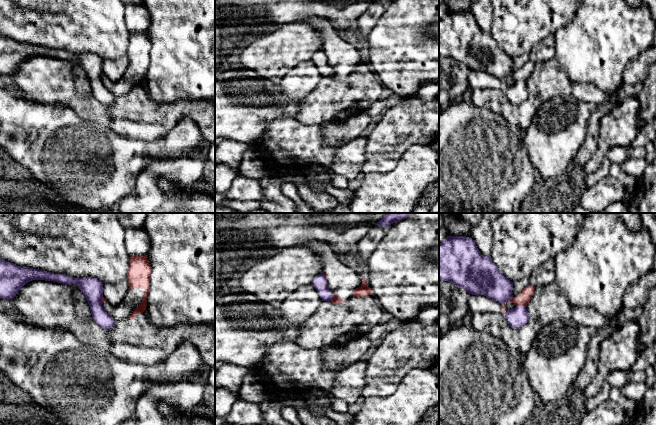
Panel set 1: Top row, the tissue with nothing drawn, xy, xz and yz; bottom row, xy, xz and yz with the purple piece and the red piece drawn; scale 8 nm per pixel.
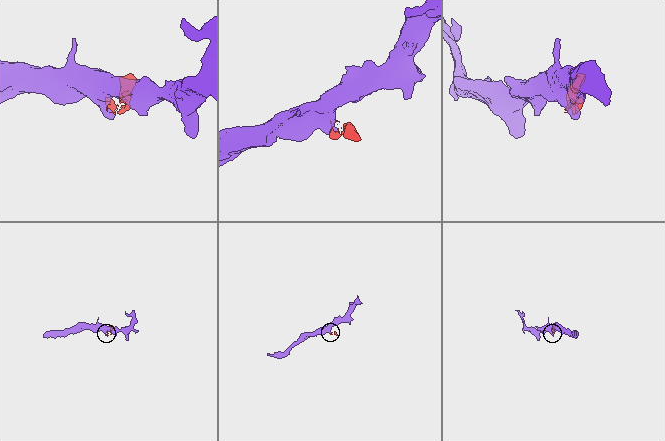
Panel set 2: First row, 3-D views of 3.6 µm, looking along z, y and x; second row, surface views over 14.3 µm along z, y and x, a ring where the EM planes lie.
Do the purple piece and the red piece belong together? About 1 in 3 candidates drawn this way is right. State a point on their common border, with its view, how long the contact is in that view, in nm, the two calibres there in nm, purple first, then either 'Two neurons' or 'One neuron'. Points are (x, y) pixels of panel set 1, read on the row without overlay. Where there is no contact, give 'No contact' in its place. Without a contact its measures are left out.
Touches purple at yz (521, 82). Shared border 70 nm. Thickness 160 nm (purple) against 100 nm. Two neurons

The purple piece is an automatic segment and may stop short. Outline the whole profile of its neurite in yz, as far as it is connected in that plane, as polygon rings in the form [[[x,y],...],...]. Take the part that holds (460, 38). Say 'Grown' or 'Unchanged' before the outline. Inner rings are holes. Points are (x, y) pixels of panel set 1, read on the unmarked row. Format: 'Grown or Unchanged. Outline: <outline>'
Grown. Outline: [[[447,12],[439,20],[439,56],[449,57],[469,70],[482,70],[501,80],[516,74],[529,61],[529,55],[511,58],[498,45],[491,32],[483,32],[475,16],[466,12]]]

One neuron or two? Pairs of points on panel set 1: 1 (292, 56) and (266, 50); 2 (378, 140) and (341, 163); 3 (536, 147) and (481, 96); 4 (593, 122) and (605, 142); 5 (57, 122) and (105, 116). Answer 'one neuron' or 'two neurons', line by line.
1: one neuron
2: two neurons
3: two neurons
4: two neurons
5: two neurons

